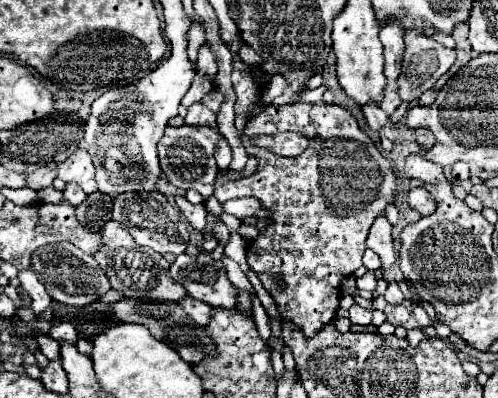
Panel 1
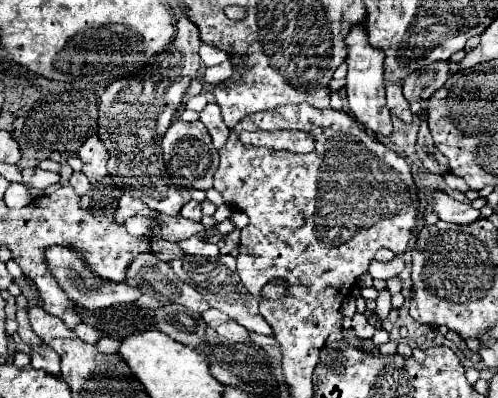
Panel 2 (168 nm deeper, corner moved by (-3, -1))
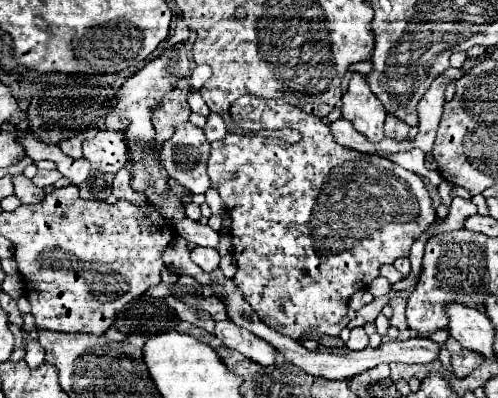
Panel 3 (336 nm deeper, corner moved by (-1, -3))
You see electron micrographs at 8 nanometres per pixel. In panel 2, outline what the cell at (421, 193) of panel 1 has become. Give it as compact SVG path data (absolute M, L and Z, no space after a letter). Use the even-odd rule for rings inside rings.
M446 193L434 195L434 213L438 213L442 221L450 221L458 225L468 225L468 223L478 221L478 217L482 217L480 211L474 209L470 203L454 201Z

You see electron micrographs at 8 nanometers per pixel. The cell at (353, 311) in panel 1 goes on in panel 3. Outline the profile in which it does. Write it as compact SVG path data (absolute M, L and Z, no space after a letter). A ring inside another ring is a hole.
M354 327L350 331L350 339L346 341L346 345L348 345L348 349L364 349L364 347L368 347L368 335L366 335L364 327Z

